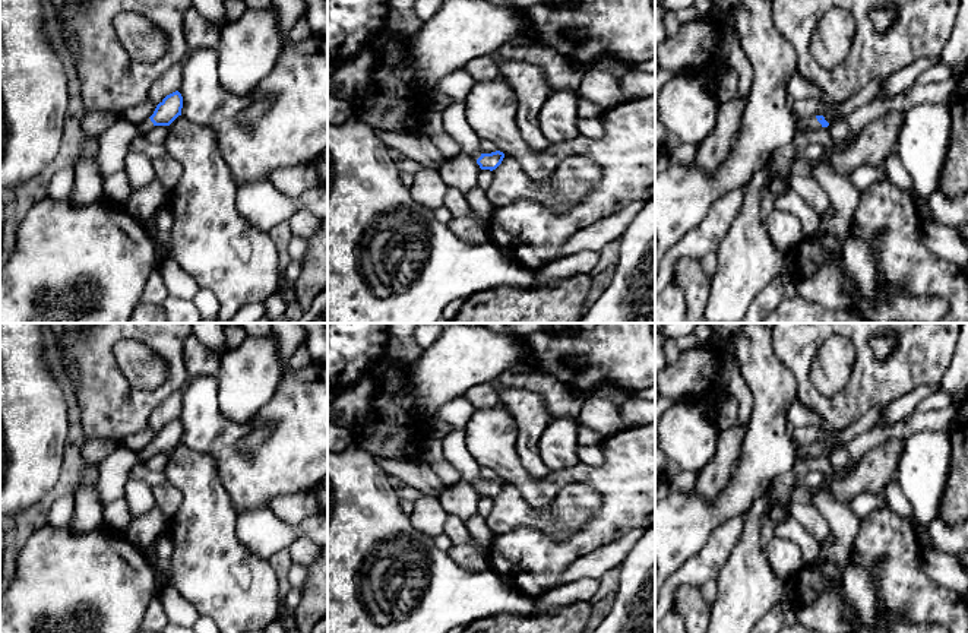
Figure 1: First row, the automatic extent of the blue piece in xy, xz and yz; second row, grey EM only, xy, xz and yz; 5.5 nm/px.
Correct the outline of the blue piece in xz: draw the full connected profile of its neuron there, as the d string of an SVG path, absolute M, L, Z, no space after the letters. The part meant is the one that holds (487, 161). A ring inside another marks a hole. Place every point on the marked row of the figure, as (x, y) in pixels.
M455 101L450 110L442 113L442 124L445 132L461 145L464 152L477 161L481 170L493 171L502 164L503 152L483 153L480 151L480 136L472 130L466 118L465 102Z

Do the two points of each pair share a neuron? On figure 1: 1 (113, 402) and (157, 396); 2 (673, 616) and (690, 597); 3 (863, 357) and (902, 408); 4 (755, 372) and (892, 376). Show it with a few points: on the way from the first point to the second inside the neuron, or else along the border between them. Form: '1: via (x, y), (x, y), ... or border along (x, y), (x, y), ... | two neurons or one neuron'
1: via (123, 402), (146, 401) | one neuron
2: border along (673, 608), (683, 617) | two neurons
3: border along (927, 383), (917, 385), (885, 407) | two neurons
4: border along (772, 345), (775, 357), (796, 380), (797, 399) | two neurons

